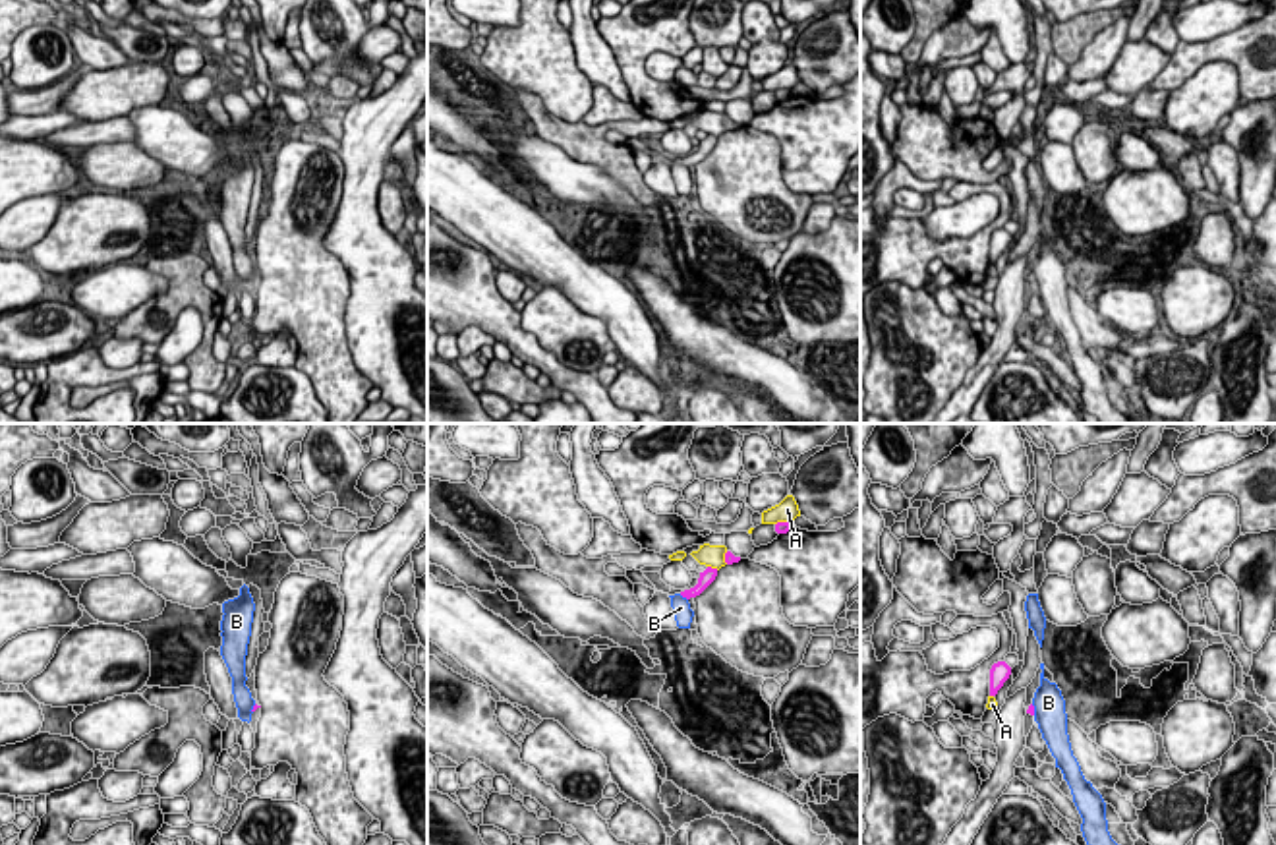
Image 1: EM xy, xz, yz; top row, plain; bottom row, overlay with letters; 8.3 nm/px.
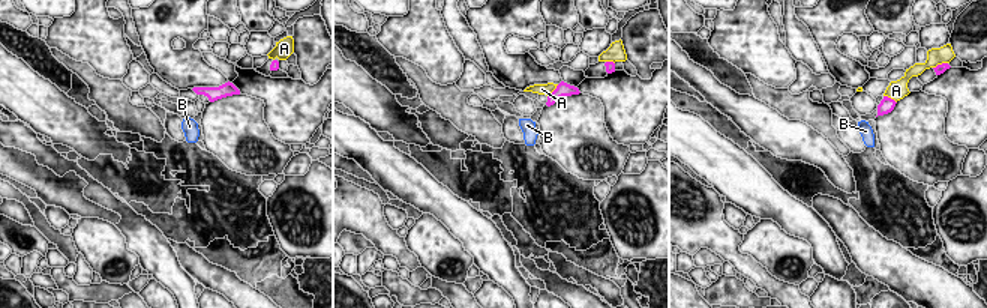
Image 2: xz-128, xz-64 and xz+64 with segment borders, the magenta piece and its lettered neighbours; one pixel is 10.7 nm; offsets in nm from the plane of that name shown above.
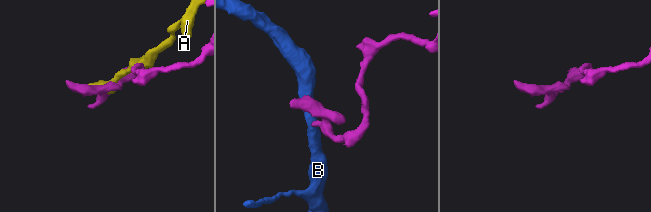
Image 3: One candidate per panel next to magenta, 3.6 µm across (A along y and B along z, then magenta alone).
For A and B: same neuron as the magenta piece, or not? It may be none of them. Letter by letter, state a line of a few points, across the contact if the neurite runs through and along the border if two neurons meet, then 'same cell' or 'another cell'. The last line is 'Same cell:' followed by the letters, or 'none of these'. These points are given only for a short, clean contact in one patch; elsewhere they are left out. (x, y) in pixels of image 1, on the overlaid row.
A: another cell
B: line xz (679, 594), (687, 600); another cell
Same cell: none of these

